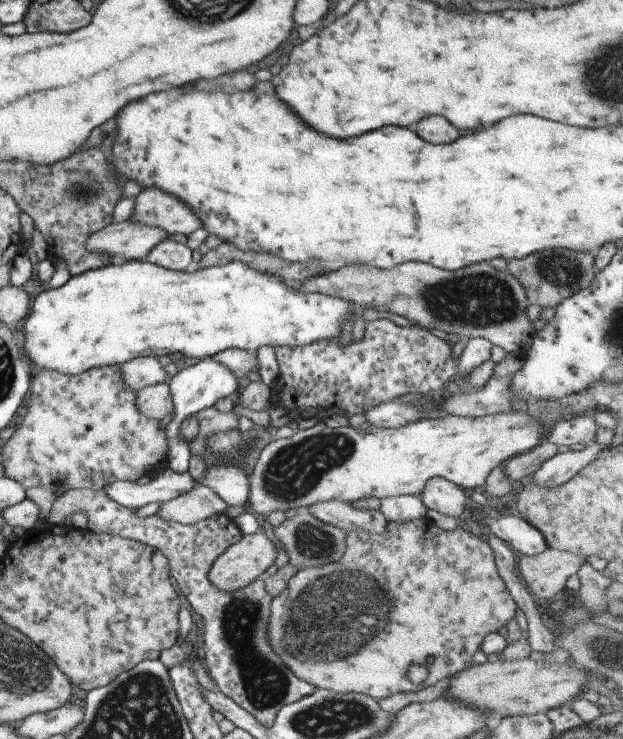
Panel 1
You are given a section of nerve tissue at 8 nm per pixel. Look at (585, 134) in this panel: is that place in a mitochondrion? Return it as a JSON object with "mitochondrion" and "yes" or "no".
{"mitochondrion":"no"}

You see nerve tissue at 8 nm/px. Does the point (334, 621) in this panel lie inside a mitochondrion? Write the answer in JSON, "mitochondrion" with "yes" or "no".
{"mitochondrion":"yes"}

